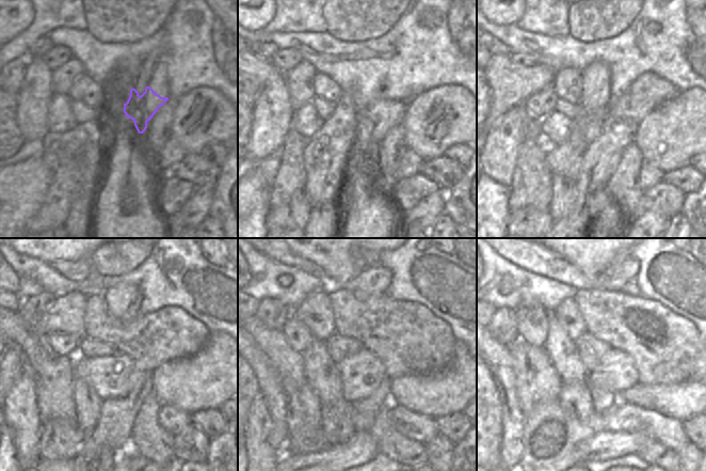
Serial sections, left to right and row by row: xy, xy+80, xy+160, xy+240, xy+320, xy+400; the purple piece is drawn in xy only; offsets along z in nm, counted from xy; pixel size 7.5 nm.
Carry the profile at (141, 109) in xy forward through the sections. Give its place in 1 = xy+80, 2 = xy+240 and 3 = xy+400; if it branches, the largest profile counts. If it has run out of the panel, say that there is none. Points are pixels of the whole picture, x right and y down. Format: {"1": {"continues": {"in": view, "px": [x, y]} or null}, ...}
{"1": {"continues": {"in": "xy+80", "px": [374, 122]}}, "2": {"continues": {"in": "xy+240", "px": [112, 432]}}, "3": {"continues": {"in": "xy+400", "px": [619, 399]}}}

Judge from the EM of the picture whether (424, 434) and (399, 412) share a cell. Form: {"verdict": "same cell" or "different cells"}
{"verdict": "same cell"}

